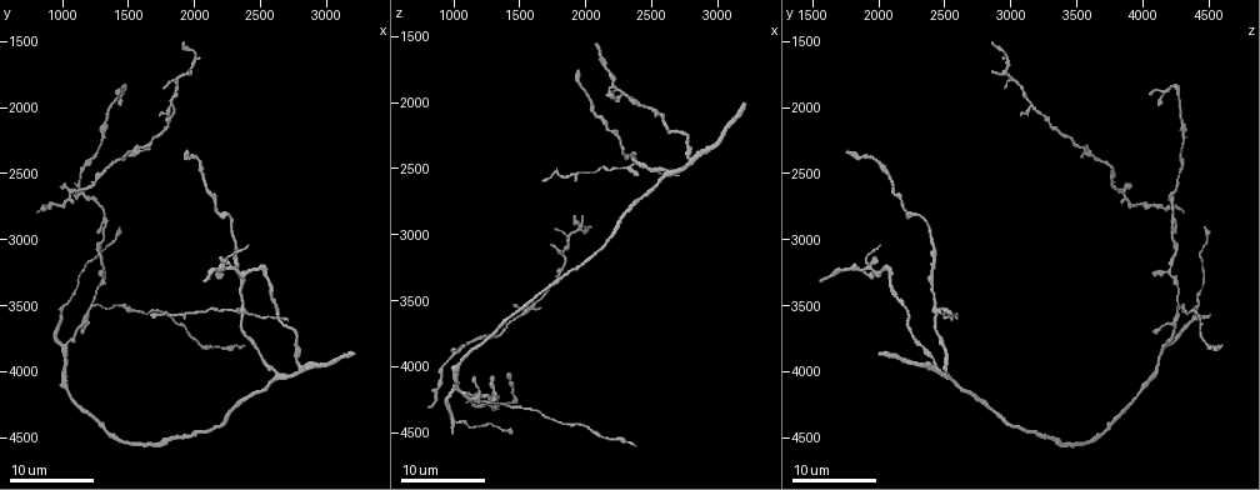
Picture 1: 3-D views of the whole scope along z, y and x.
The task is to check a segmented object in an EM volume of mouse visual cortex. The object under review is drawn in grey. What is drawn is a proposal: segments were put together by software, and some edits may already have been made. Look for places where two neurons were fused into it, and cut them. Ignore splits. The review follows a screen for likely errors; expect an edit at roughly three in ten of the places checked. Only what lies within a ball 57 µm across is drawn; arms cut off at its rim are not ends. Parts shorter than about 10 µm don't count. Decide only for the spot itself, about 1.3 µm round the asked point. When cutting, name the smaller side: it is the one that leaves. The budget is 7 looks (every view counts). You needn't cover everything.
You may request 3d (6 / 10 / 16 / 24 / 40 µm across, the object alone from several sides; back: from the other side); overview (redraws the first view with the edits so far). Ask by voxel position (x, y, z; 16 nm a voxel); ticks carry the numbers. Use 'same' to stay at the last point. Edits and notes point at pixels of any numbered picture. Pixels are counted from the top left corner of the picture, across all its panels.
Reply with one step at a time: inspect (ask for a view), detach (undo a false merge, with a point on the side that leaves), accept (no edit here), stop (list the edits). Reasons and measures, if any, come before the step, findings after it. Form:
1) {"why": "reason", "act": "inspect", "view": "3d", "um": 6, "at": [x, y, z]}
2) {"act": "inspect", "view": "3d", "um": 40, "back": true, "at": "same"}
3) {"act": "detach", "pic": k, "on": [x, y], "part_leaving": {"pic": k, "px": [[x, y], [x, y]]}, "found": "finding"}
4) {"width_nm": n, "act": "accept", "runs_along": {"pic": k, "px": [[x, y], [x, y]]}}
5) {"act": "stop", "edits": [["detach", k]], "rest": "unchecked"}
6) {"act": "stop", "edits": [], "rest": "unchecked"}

{"why": "small branch off a trunk", "act": "inspect", "view": "3d", "um": 24, "at": [1600, 2300, 3520]}

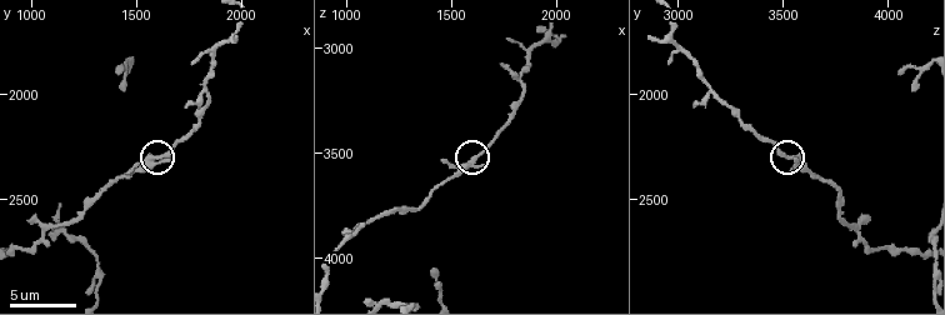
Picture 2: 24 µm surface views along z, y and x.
{"why": "zoom in", "act": "inspect", "view": "3d", "um": 6, "at": [1610, 2310, 3540]}

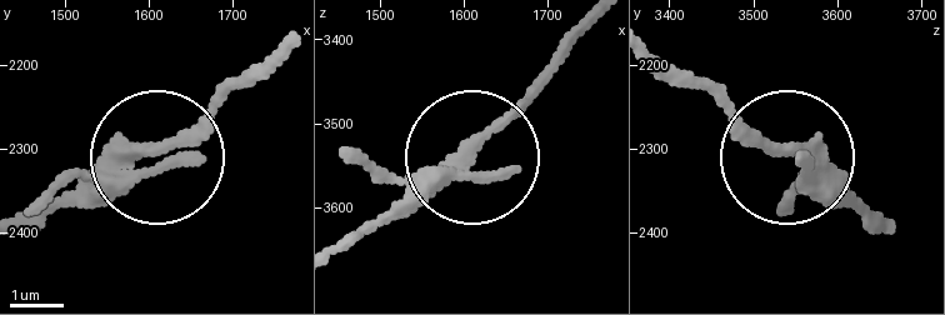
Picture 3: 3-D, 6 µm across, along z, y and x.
{"width_nm": 240, "act": "accept", "found": "continuous, no second neuron"}

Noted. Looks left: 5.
{"why": "calibre changes", "act": "inspect", "view": "3d", "um": 16, "at": [2560, 3320, 2080]}

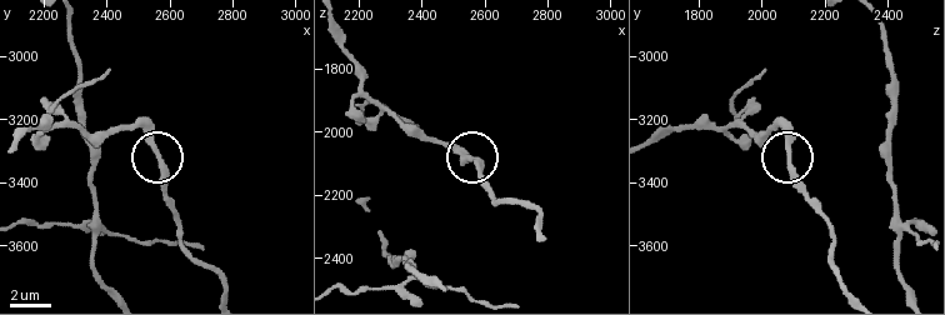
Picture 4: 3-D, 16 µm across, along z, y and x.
{"why": "zoom in", "act": "inspect", "view": "3d", "um": 6, "at": [2570, 3320, 2080]}

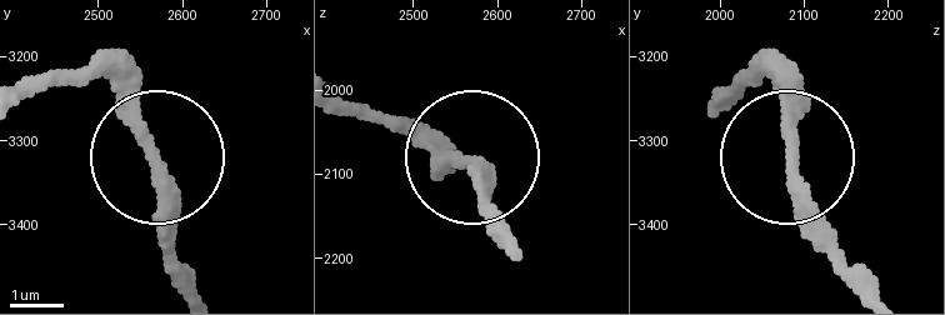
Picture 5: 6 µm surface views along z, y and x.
{"width_nm": 250, "act": "accept", "runs_along": {"pic": 5, "px": [[189, 288], [166, 168], [99, 50]]}, "found": "one neuron here"}

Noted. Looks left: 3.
{"why": "branch point", "act": "inspect", "view": "3d", "um": 16, "at": [2680, 4020, 2520]}

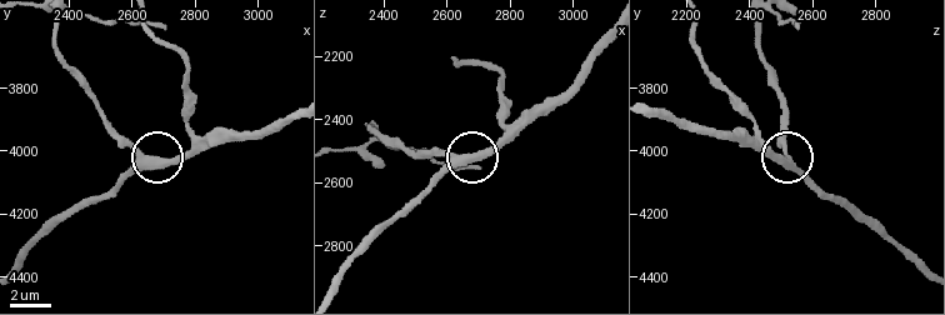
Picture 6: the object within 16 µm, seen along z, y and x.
{"act": "inspect", "view": "3d", "um": 10, "at": [2650, 4030, 2510]}

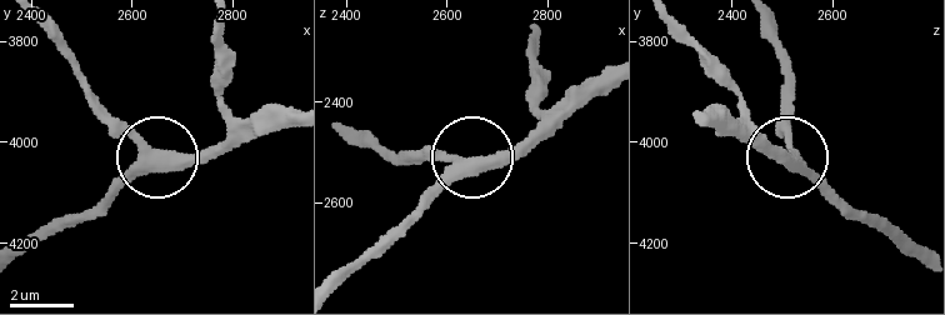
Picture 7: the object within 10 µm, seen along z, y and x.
{"arms": 3, "act": "accept", "runs_along": {"pic": 7, "px": [[338, 286], [466, 165], [524, 154], [545, 135]]}, "found": "one neuron here"}

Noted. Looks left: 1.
{"act": "stop", "edits": [], "rest": "unchecked"}

